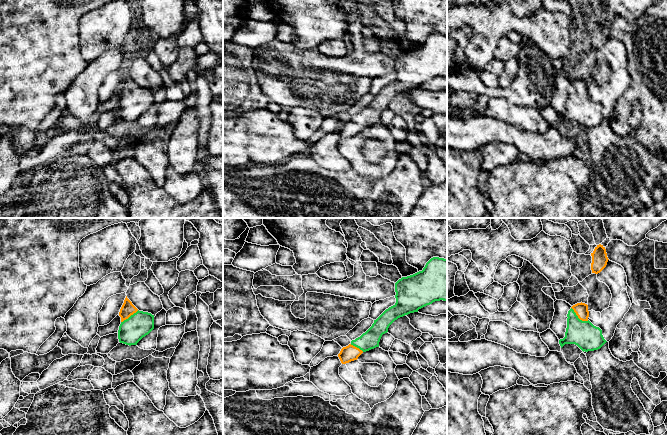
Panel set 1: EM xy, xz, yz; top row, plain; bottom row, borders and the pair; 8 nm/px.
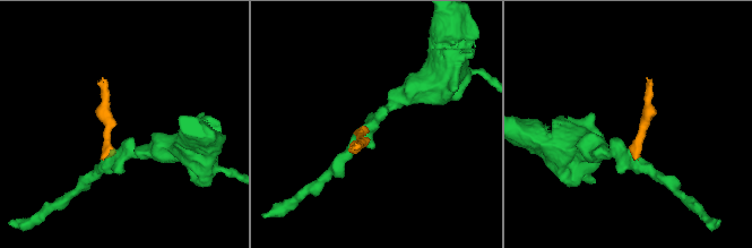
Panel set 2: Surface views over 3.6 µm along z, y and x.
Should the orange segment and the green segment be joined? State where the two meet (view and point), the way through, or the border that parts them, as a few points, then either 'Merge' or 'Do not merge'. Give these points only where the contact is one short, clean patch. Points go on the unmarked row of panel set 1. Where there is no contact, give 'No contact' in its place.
Touches orange at yz (578, 93). Path across: yz (581, 85), (578, 93), (578, 103), (584, 110). Merge

